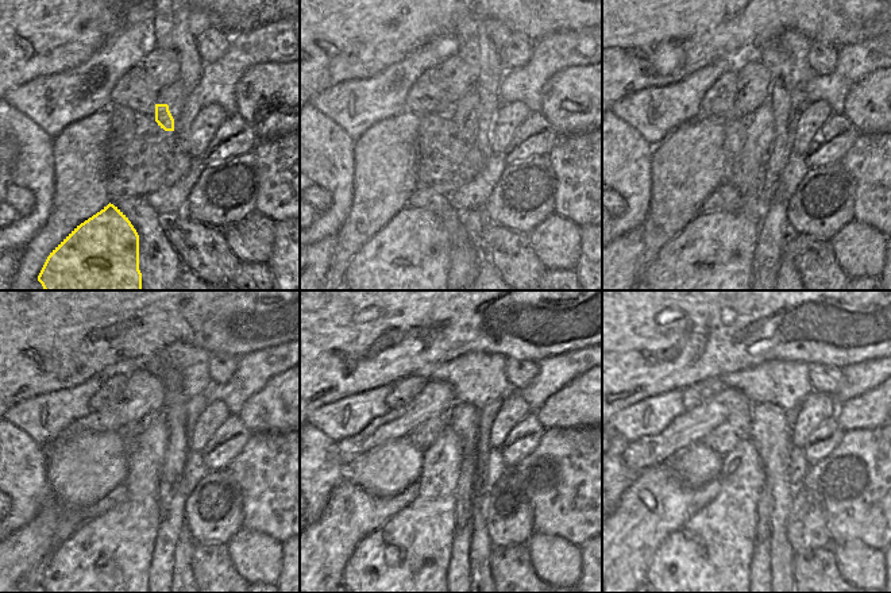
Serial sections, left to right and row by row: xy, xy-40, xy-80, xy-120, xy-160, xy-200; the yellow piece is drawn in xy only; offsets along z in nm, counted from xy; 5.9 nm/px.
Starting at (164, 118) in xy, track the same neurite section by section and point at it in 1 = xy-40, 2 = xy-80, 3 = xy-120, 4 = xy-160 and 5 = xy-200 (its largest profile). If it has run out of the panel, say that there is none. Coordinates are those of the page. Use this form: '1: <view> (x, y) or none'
1: xy-40 (462, 115)
2: xy-80 (709, 262)
3: xy-120 (103, 565)
4: xy-160 (402, 565)
5: xy-200 (704, 565)

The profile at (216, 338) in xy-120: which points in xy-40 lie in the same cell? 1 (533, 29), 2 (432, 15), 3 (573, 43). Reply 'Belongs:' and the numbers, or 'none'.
Belongs: 1, 2

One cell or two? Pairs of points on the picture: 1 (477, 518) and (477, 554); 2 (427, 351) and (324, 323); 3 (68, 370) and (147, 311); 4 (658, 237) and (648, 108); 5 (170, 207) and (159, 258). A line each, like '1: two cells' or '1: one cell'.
1: one cell
2: one cell
3: one cell
4: two cells
5: two cells

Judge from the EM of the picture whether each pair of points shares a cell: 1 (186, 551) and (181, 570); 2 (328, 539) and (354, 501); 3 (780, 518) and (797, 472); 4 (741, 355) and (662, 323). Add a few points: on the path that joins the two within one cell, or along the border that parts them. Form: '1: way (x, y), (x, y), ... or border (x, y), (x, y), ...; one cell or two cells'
1: way (182, 555), (182, 566); one cell
2: way (338, 530), (350, 515), (350, 511); one cell
3: border (789, 453), (789, 481), (794, 485); two cells
4: way (721, 353), (704, 353), (682, 332); one cell

